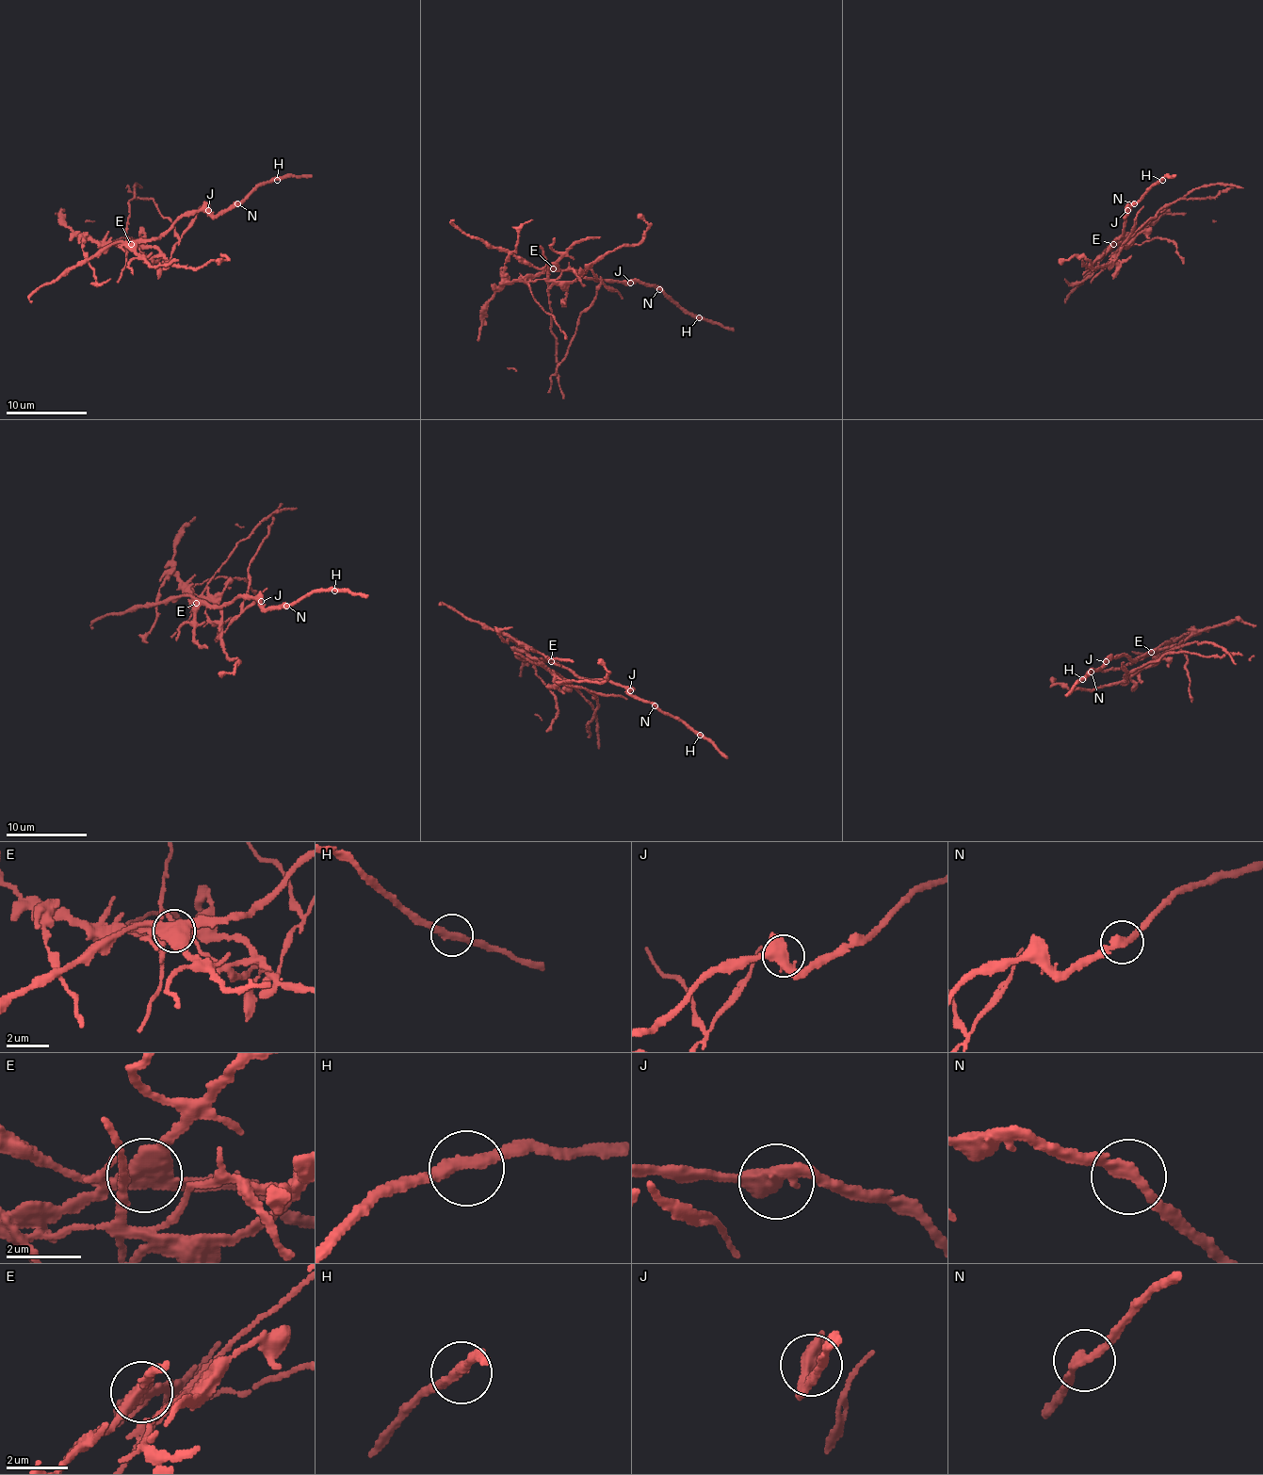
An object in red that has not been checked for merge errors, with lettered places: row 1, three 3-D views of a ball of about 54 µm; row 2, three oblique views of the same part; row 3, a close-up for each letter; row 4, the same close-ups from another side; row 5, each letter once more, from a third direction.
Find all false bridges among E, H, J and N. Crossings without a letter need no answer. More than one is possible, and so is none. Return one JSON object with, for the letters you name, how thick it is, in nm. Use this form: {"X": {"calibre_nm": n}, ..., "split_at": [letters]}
{"E": {"calibre_nm": 440}, "split_at": ["E"]}

